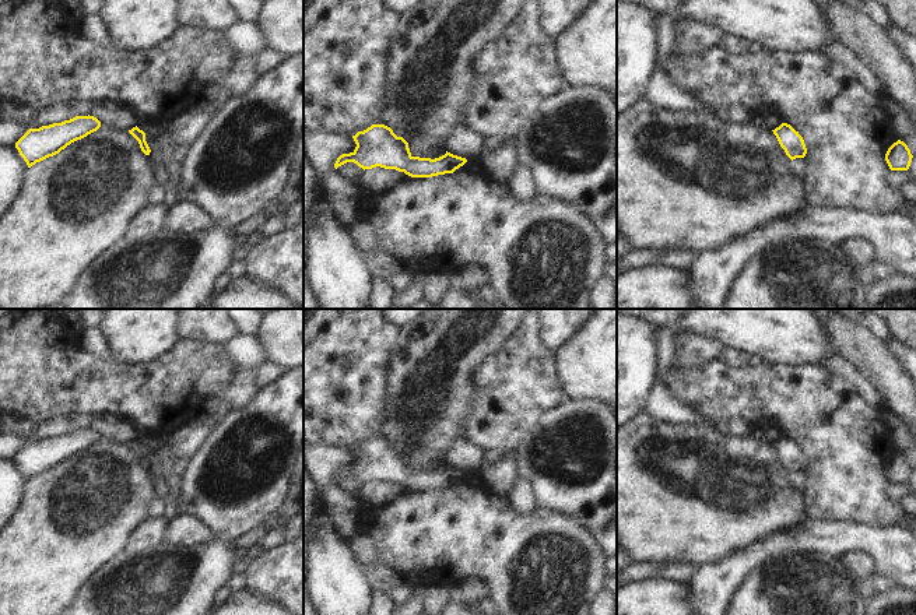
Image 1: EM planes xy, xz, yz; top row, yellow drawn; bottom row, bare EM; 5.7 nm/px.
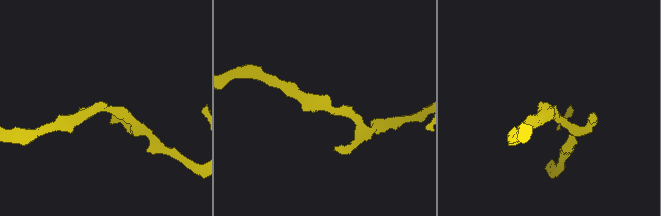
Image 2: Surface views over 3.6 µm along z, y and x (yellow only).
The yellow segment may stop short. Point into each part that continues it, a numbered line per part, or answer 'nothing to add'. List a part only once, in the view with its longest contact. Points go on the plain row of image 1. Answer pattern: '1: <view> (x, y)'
nothing to add

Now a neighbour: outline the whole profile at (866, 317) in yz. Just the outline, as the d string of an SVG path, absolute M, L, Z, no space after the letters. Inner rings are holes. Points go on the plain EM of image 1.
M832 309L836 314L846 320L854 321L870 330L880 341L889 345L892 335L884 319L871 309Z

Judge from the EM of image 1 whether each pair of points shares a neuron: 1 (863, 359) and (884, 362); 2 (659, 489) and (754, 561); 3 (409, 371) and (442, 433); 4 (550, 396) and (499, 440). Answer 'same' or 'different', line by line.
1: same
2: different
3: same
4: same

